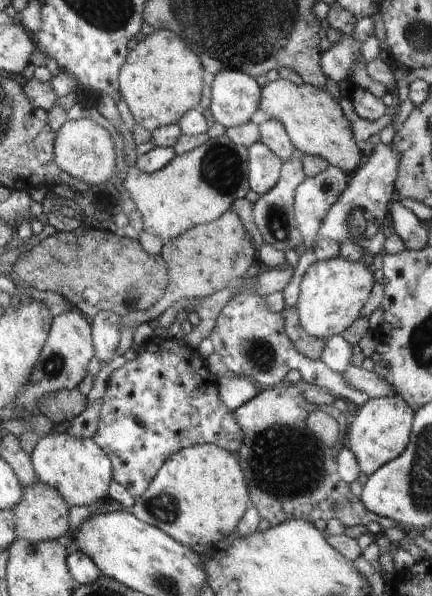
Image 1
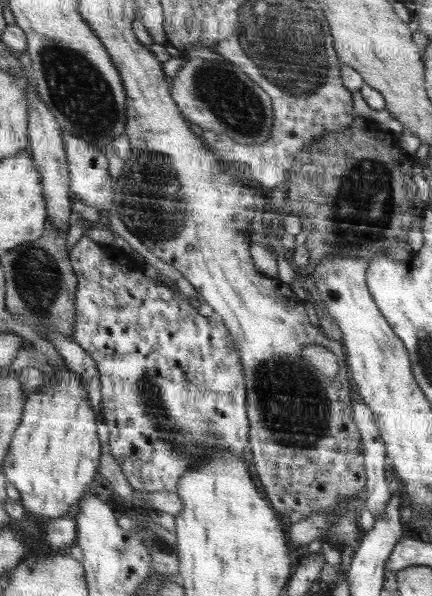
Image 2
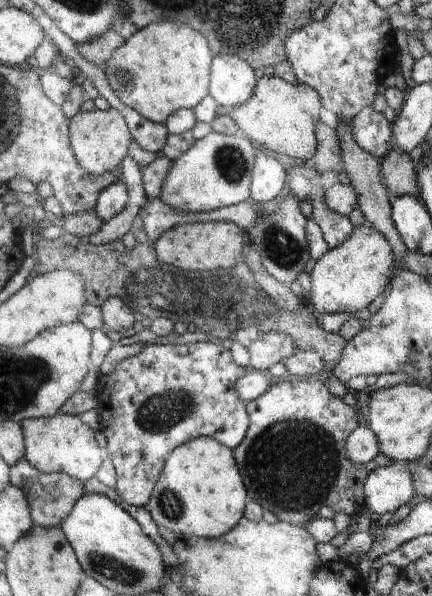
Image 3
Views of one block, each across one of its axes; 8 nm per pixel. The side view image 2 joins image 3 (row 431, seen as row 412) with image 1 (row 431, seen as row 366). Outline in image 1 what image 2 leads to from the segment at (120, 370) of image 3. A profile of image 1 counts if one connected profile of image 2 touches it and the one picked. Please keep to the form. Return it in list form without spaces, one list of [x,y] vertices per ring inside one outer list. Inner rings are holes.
[[[158,333],[141,348],[135,360],[114,369],[104,392],[94,442],[112,459],[115,479],[135,499],[144,494],[154,475],[172,454],[180,449],[211,444],[236,454],[243,445],[243,429],[219,395],[218,375],[210,374],[198,348]]]

